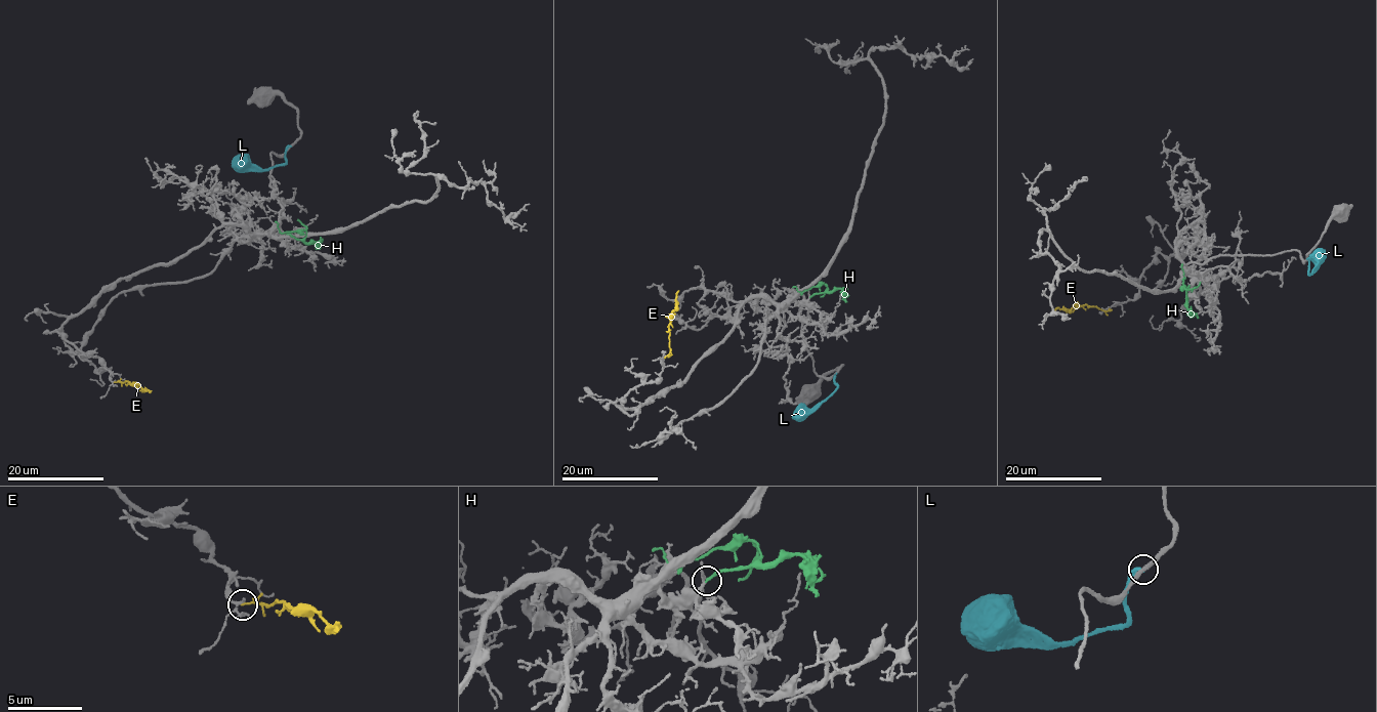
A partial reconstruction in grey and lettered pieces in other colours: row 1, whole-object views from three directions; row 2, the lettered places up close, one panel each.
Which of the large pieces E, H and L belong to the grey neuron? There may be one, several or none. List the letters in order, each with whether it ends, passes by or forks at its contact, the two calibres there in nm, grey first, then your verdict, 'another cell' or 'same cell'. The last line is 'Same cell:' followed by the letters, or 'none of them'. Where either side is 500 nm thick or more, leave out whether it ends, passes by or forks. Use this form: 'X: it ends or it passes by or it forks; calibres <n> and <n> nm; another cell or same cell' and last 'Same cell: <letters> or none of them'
E: it passes by; calibres 130 and 80 nm; another cell
H: it ends; calibres 240 and 200 nm; same cell
L: it ends; calibres 240 and 220 nm; another cell
Same cell: H

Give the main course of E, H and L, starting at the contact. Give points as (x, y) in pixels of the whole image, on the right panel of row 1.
E: (1109, 308), (1107, 310), (1086, 304), (1055, 308)
H: (1188, 286), (1186, 297), (1182, 263)
L: (1307, 258), (1310, 274), (1324, 254), (1321, 249)

